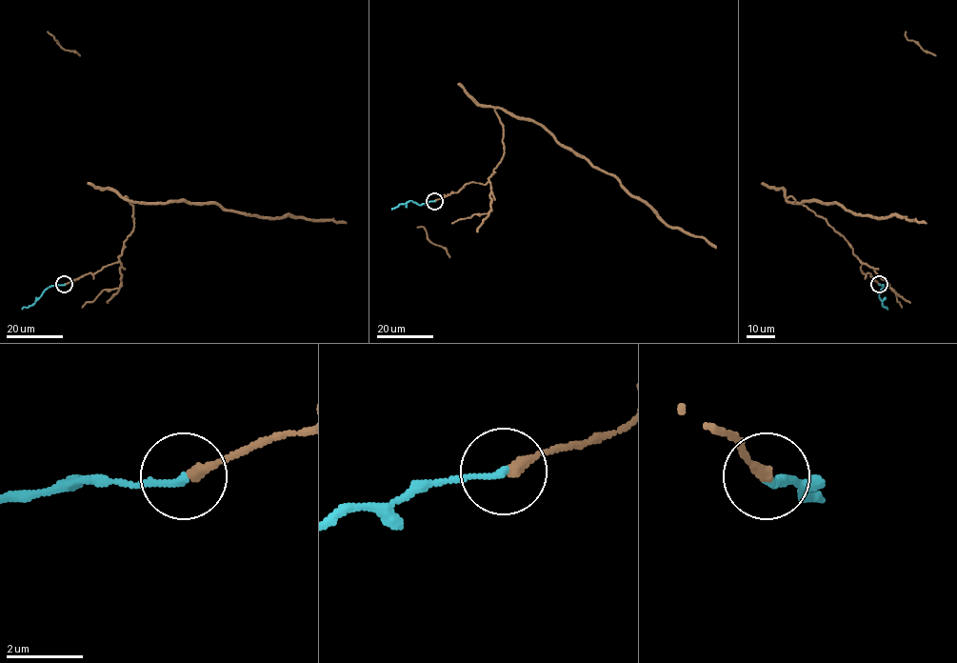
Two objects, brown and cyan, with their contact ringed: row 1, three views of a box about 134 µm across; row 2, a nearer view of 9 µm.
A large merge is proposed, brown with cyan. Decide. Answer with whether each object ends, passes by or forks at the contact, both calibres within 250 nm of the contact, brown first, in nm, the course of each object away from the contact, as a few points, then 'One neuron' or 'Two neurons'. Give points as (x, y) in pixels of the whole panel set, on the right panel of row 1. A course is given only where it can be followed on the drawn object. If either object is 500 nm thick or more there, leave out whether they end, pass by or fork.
At the ring brown ends. At the ring cyan ends. Thickness 280 nm (brown) against 170 nm. Course of brown: (879, 285), (862, 271), (863, 263), (827, 221), (791, 196), (786, 199), (838, 203), (857, 214), (926, 222). Course of cyan: (879, 285), (882, 287), (879, 297), (887, 309). One neuron

